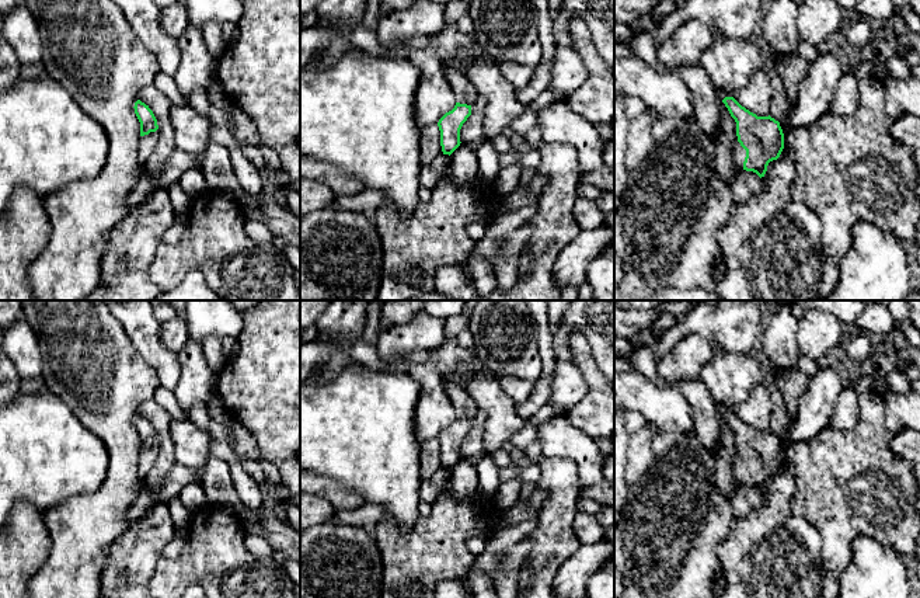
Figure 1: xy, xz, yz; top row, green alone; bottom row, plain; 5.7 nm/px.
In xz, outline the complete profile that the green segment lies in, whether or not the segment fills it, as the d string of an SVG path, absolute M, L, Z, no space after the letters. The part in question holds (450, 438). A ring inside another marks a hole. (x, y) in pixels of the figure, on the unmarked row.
M445 382L445 390L456 410L456 420L438 437L440 445L440 460L443 469L452 469L460 460L460 444L471 430L471 420L477 416L478 407L466 389Z

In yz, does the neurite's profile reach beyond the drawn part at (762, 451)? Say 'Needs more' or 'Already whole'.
Needs more

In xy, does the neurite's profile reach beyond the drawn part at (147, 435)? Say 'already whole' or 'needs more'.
needs more

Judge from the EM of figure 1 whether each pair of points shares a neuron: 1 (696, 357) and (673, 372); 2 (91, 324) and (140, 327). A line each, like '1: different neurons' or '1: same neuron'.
1: same neuron
2: different neurons

